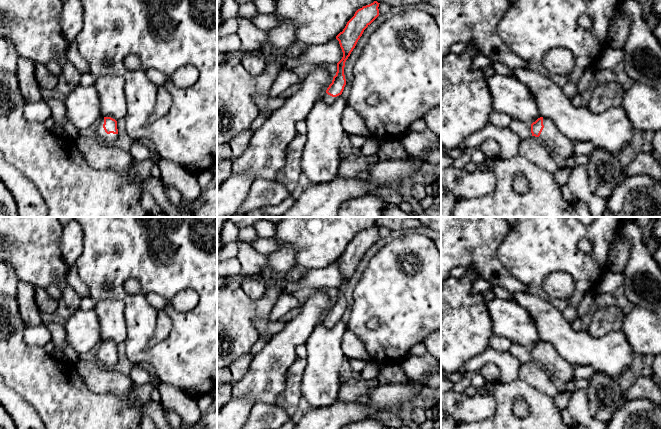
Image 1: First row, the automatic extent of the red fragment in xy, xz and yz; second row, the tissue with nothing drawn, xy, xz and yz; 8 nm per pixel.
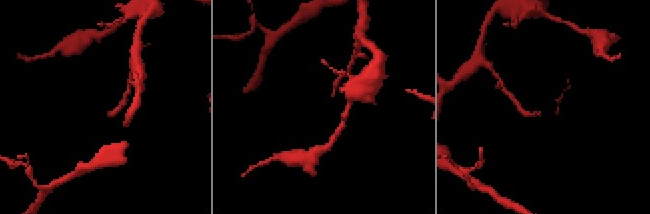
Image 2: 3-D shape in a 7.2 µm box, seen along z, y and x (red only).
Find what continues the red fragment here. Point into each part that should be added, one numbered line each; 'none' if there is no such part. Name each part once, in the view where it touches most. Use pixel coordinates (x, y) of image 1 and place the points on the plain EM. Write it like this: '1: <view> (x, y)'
1: xy (110, 362)

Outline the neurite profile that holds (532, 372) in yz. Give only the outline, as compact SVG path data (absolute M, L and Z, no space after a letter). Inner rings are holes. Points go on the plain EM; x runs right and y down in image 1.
M535 360L521 363L519 379L552 398L559 392L551 380L550 373Z

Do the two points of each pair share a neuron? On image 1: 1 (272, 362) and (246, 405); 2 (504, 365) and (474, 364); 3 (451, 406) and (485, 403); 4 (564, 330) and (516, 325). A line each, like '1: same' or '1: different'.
1: different
2: same
3: same
4: different

